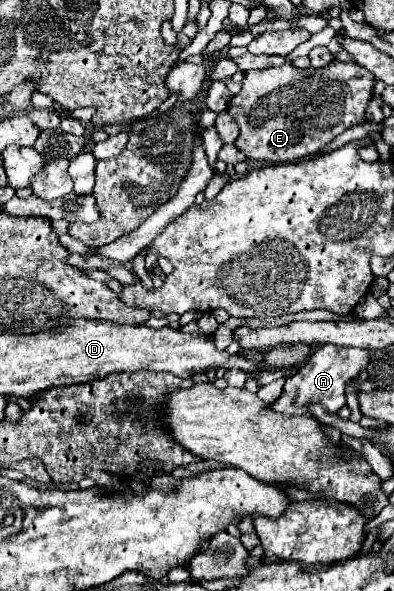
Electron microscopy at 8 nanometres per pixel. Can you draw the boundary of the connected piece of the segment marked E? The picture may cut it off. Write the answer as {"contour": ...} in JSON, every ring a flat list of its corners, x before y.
{"contour":[[333,61,321,69,297,69,295,65,279,65,263,71,247,71,243,89,229,101,229,115,237,121,241,133,235,145,251,159,265,163,293,163,315,155,323,145,333,141,345,129,367,121,367,105,373,97,375,77,353,61]]}

